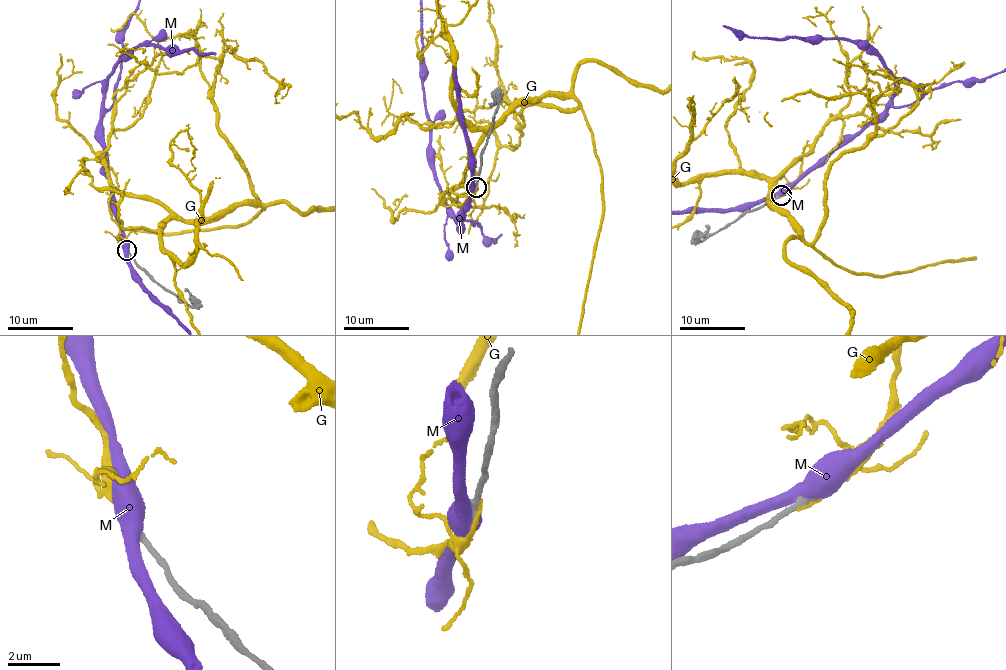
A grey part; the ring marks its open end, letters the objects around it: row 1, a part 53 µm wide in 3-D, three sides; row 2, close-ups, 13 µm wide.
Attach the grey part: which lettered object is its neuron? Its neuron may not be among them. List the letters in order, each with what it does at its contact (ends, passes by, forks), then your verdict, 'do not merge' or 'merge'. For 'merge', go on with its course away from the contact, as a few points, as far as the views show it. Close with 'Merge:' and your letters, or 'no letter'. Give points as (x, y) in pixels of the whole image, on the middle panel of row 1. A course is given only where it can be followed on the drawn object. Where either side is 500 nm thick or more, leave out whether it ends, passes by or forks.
G: it ends there; do not merge
M: do not merge
Merge: no letter

